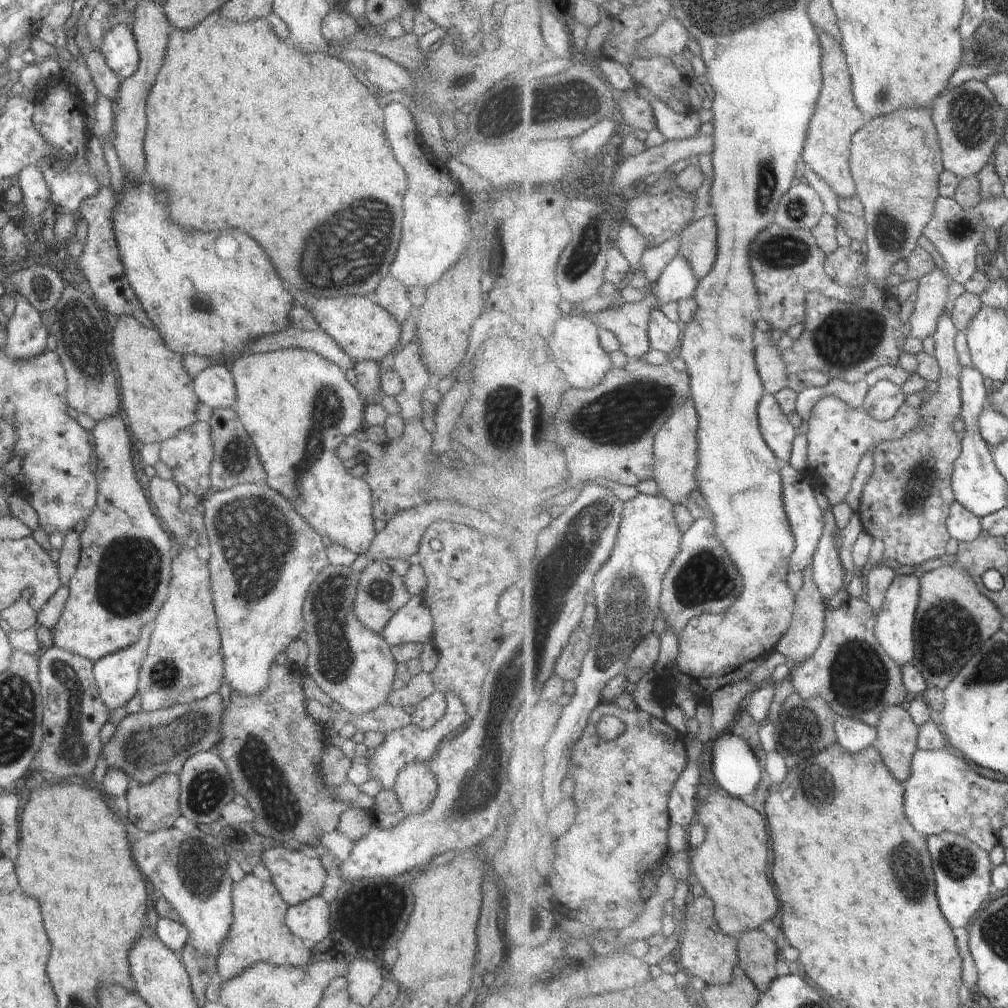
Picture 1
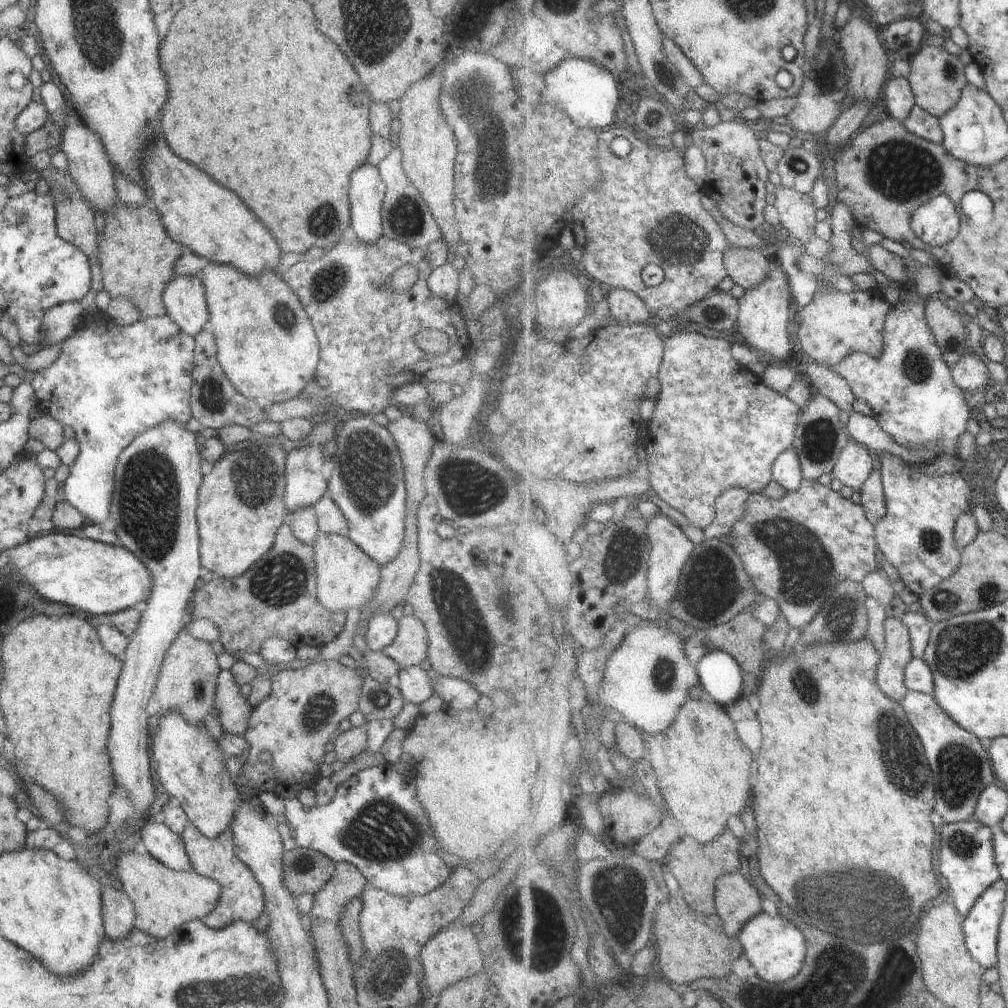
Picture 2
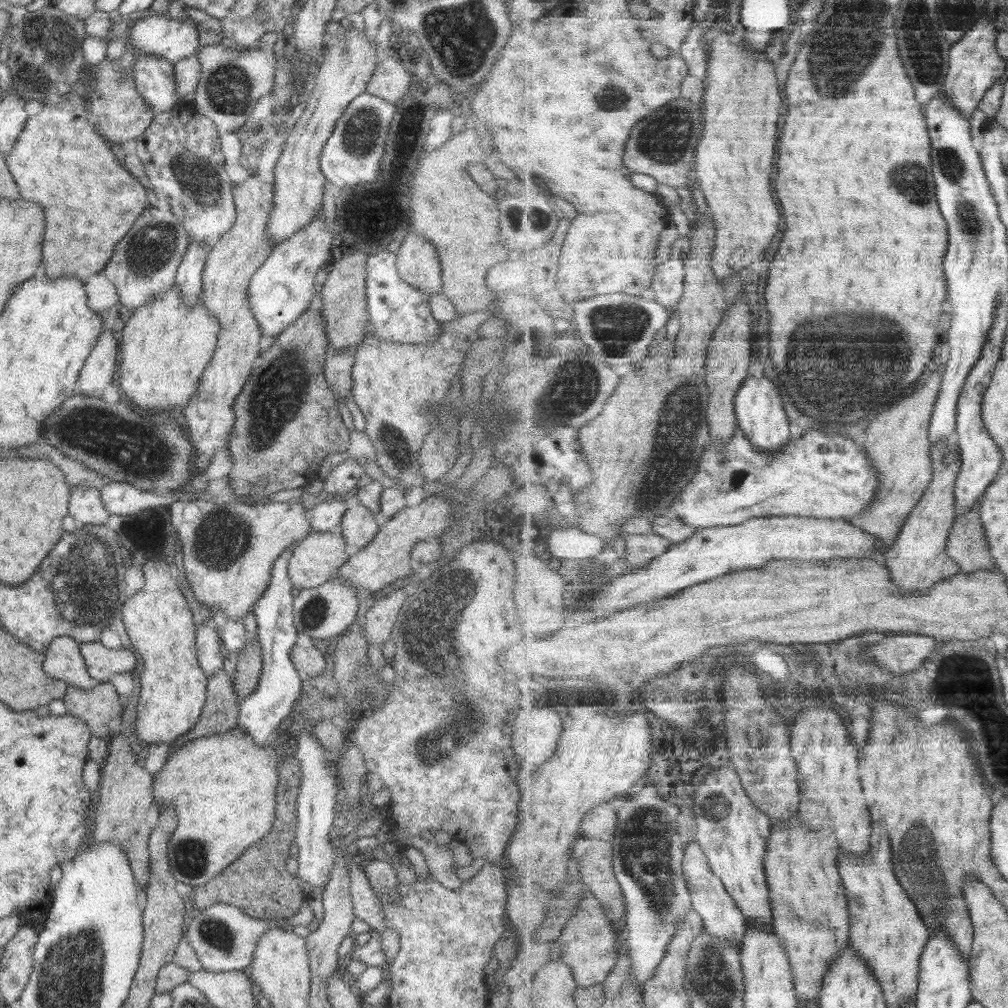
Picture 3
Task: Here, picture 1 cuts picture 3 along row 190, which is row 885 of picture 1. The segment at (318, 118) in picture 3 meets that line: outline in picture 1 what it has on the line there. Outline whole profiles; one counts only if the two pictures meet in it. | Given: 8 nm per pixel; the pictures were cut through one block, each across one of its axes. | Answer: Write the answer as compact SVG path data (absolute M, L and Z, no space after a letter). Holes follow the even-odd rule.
M288 847L268 848L262 863L272 875L271 883L288 906L297 906L319 896L327 872L319 859L305 856Z

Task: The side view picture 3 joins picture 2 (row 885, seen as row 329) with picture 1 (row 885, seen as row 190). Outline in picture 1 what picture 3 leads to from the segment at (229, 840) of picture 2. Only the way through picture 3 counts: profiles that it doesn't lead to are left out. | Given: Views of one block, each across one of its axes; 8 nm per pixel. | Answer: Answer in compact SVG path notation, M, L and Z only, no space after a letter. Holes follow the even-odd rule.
M247 875L240 882L233 882L232 886L232 916L233 924L228 932L228 938L220 946L220 954L215 958L217 962L217 981L226 982L244 972L248 966L256 962L266 962L273 966L305 966L308 965L312 954L310 945L296 937L285 924L286 910L289 906L284 903L278 890L269 881L266 882L253 875Z

